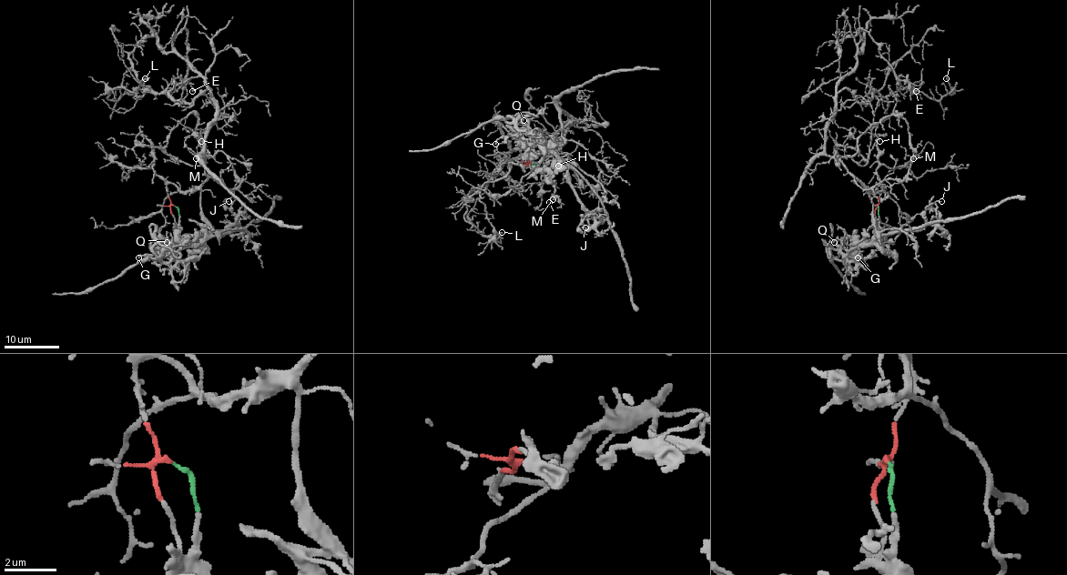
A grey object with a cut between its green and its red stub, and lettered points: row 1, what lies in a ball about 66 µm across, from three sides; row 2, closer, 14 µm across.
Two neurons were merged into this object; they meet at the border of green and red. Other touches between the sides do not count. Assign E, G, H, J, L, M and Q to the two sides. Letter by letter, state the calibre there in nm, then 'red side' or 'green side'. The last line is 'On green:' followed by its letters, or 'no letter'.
E: calibre 130 nm; red side
G: calibre 150 nm; green side
H: calibre 90 nm; red side
J: calibre 120 nm; green side
L: calibre 150 nm; red side
M: calibre 120 nm; red side
Q: calibre 120 nm; green side
On green: G, J, Q

